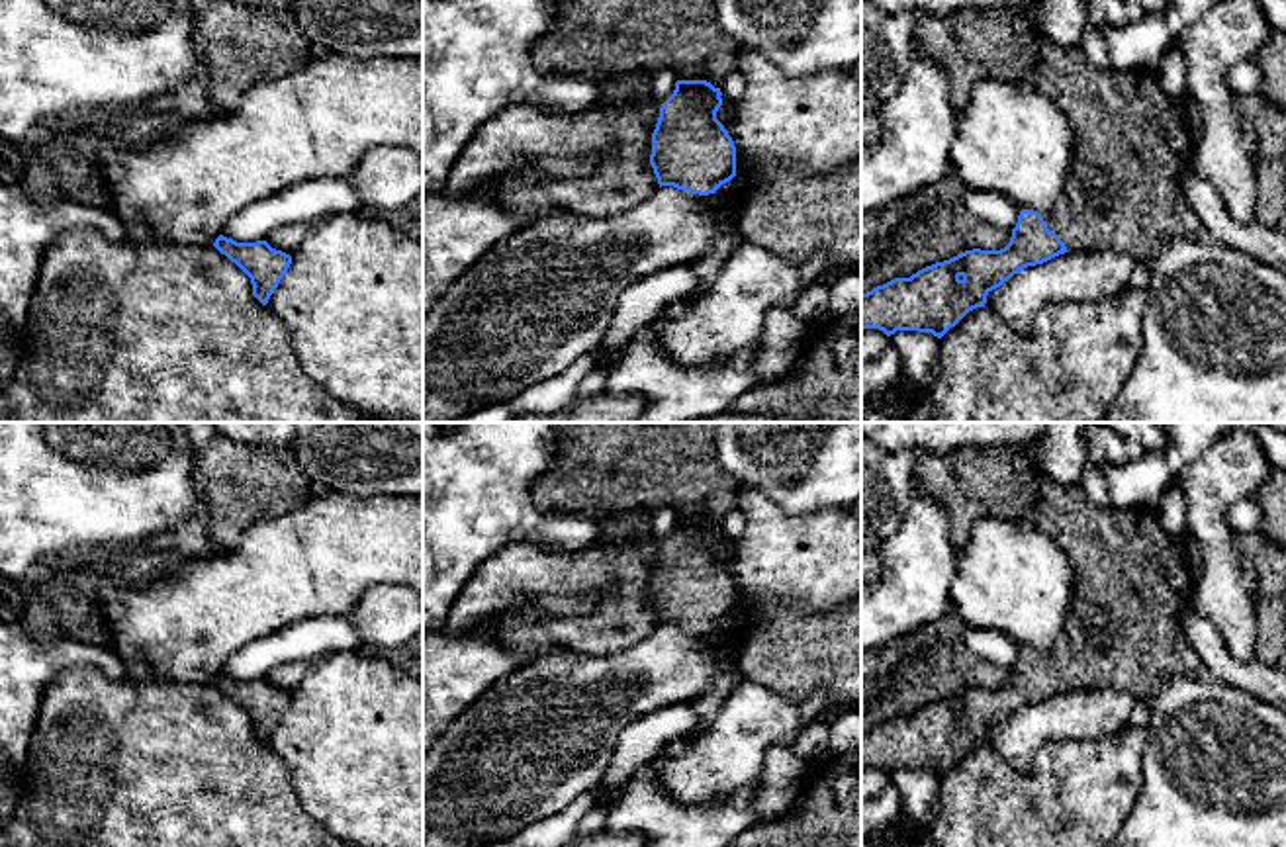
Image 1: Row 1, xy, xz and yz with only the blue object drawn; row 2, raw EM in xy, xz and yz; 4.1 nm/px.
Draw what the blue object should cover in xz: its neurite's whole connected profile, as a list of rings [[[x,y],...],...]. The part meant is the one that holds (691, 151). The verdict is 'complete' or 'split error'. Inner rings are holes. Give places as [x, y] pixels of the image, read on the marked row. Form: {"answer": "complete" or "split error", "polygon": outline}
{"answer": "split error", "polygon": [[[677,80],[673,94],[662,104],[652,133],[650,164],[662,186],[699,194],[720,211],[720,233],[712,248],[689,266],[697,274],[697,291],[707,290],[726,258],[744,241],[738,229],[740,207],[718,192],[736,176],[736,147],[716,119],[722,92],[707,80]]]}

